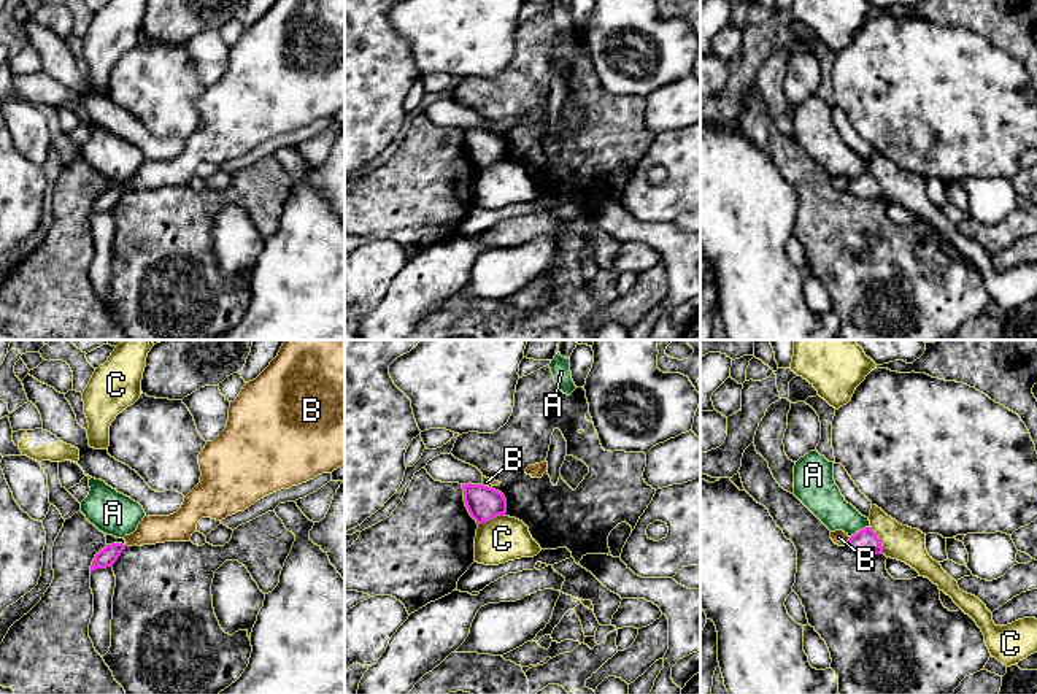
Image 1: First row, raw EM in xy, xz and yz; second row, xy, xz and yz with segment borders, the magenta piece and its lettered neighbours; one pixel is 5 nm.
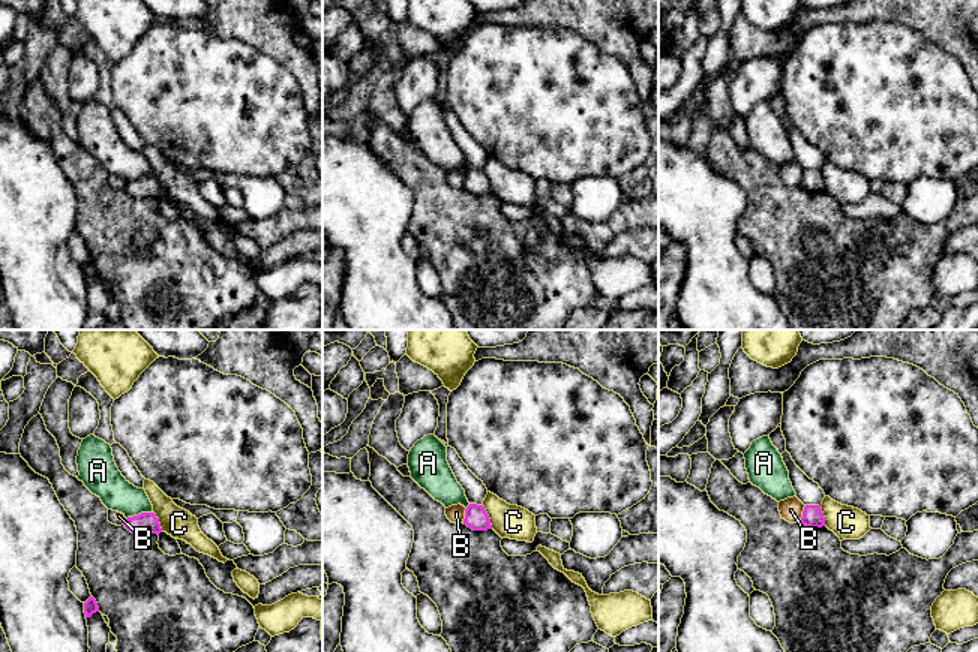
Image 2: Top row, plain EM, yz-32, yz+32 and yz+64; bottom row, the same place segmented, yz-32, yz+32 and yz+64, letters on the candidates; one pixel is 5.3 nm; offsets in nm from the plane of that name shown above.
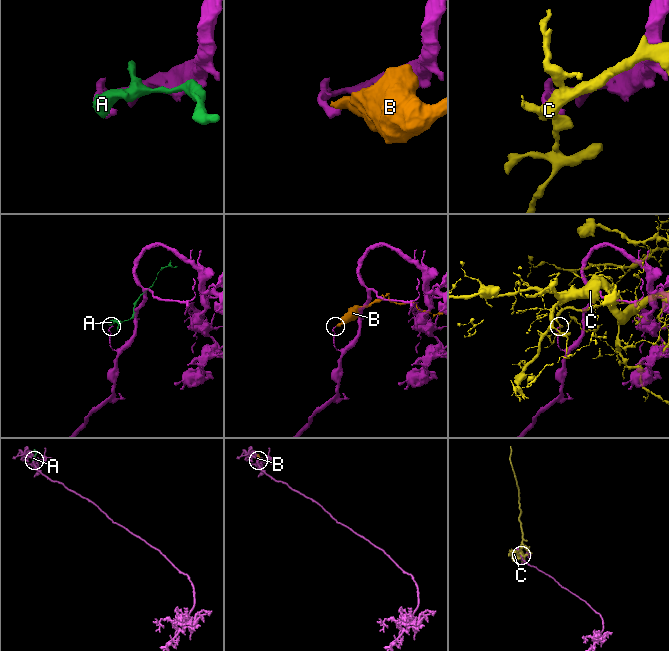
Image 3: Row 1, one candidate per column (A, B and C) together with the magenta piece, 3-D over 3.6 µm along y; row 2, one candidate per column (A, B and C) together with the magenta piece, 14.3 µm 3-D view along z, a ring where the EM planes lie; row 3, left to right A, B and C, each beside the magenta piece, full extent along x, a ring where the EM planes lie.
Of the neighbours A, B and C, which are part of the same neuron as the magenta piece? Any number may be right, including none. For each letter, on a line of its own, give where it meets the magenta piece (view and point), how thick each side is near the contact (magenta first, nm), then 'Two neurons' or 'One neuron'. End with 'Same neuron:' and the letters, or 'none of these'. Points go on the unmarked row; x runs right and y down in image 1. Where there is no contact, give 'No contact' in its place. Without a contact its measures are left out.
A: Touches magenta at yz (859, 175). Thickness 130 nm (magenta) against 190 nm. Two neurons
B: Touches magenta at yz (848, 185). Thickness 130 nm (magenta) against 80 nm. Two neurons
C: Touches magenta at xz (491, 162). Thickness 170 nm (magenta) against 220 nm. Two neurons
Same neuron: none of these

